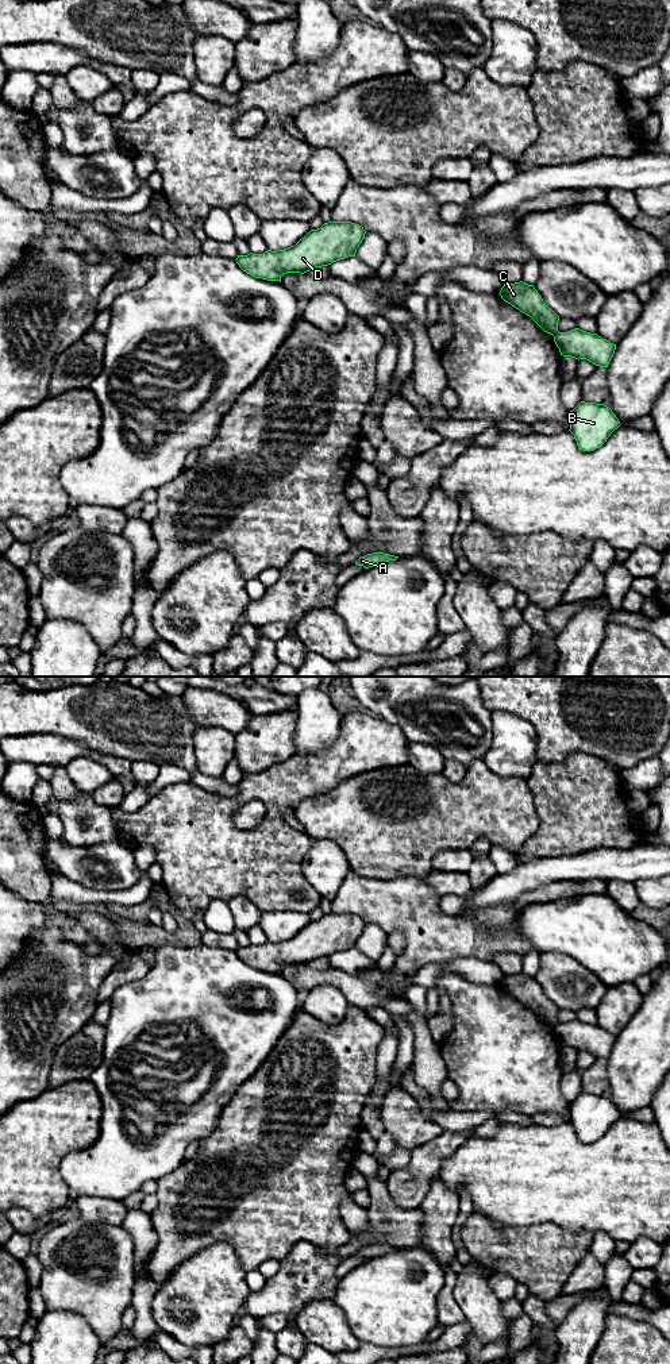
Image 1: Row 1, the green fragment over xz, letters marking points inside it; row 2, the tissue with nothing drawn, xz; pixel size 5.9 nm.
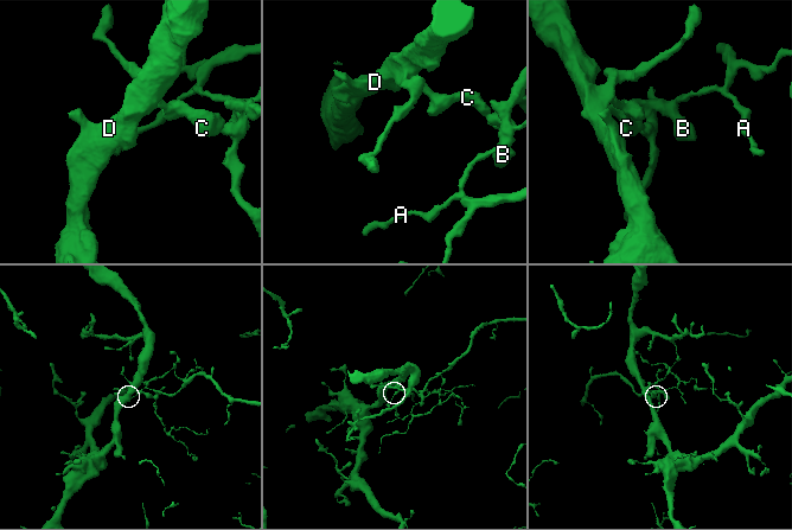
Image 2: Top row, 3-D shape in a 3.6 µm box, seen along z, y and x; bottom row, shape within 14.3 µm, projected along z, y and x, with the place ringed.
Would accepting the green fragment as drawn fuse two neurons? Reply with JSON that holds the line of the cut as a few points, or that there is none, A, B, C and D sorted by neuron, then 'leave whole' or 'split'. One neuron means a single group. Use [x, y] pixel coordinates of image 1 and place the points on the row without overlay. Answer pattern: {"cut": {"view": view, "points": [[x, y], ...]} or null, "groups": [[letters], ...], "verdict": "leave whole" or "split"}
{"cut": {"view": "xz", "points": [[558, 1022], [554, 1028]]}, "groups": [["A", "B"], ["C", "D"]], "verdict": "split"}

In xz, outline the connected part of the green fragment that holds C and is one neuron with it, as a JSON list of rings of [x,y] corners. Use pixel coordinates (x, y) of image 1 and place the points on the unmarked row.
[[[523,972],[504,975],[498,986],[505,994],[530,1007],[544,1024],[552,1028],[559,1024],[559,1007],[546,997],[534,976]]]

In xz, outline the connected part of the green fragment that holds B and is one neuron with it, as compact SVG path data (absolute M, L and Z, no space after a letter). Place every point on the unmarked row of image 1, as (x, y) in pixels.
M581 1093L569 1105L570 1124L582 1143L601 1138L621 1116L612 1101L604 1095Z

